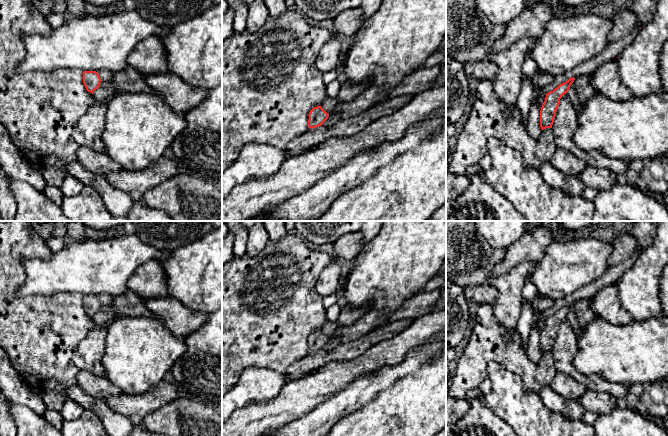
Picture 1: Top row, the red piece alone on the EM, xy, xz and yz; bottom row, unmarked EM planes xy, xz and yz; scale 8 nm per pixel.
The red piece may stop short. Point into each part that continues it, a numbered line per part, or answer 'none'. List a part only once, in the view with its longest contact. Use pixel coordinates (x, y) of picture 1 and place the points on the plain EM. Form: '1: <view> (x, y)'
none

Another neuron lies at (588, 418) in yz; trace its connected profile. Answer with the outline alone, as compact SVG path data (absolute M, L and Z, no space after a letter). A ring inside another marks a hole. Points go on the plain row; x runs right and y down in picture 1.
M585 412L581 420L587 425L593 425L597 416L598 415L593 412Z

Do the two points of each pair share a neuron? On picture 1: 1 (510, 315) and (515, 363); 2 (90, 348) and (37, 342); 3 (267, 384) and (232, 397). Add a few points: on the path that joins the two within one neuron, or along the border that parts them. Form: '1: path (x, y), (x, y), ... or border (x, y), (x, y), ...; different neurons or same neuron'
1: border (494, 313), (495, 320), (502, 327), (515, 328); different neurons
2: border (91, 328), (79, 343), (75, 354); different neurons
3: path (258, 384), (255, 384), (241, 395); same neuron

